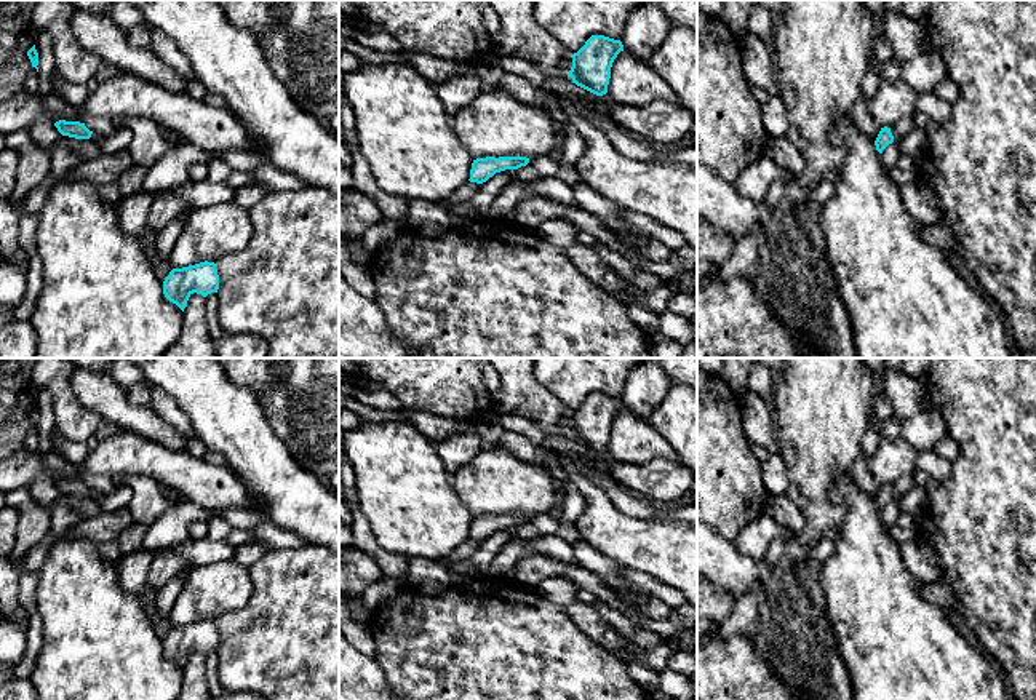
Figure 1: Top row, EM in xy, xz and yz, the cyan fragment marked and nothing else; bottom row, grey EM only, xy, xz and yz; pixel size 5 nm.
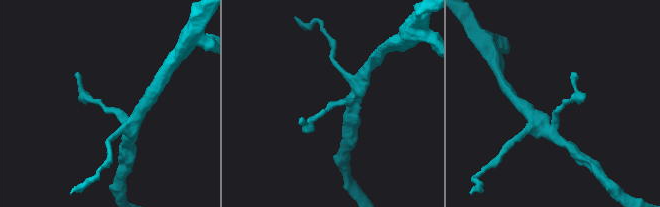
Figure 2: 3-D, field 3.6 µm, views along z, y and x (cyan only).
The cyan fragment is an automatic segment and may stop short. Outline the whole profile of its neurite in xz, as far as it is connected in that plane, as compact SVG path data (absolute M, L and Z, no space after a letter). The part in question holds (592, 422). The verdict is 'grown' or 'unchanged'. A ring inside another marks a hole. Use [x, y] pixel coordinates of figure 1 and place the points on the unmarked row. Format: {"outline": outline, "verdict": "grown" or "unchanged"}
{"outline": "M592 393L577 411L571 412L569 435L572 441L596 454L606 452L611 425L620 409L624 409L620 398Z", "verdict": "unchanged"}

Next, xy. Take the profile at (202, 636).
{"outline": "M200 620L195 623L173 626L163 639L165 655L176 662L182 670L189 655L197 650L206 655L219 647L219 633L214 620Z", "verdict": "unchanged"}

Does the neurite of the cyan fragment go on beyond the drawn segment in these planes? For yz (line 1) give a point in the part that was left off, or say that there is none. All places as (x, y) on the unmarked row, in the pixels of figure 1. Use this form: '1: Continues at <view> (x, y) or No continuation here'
1: No continuation here

